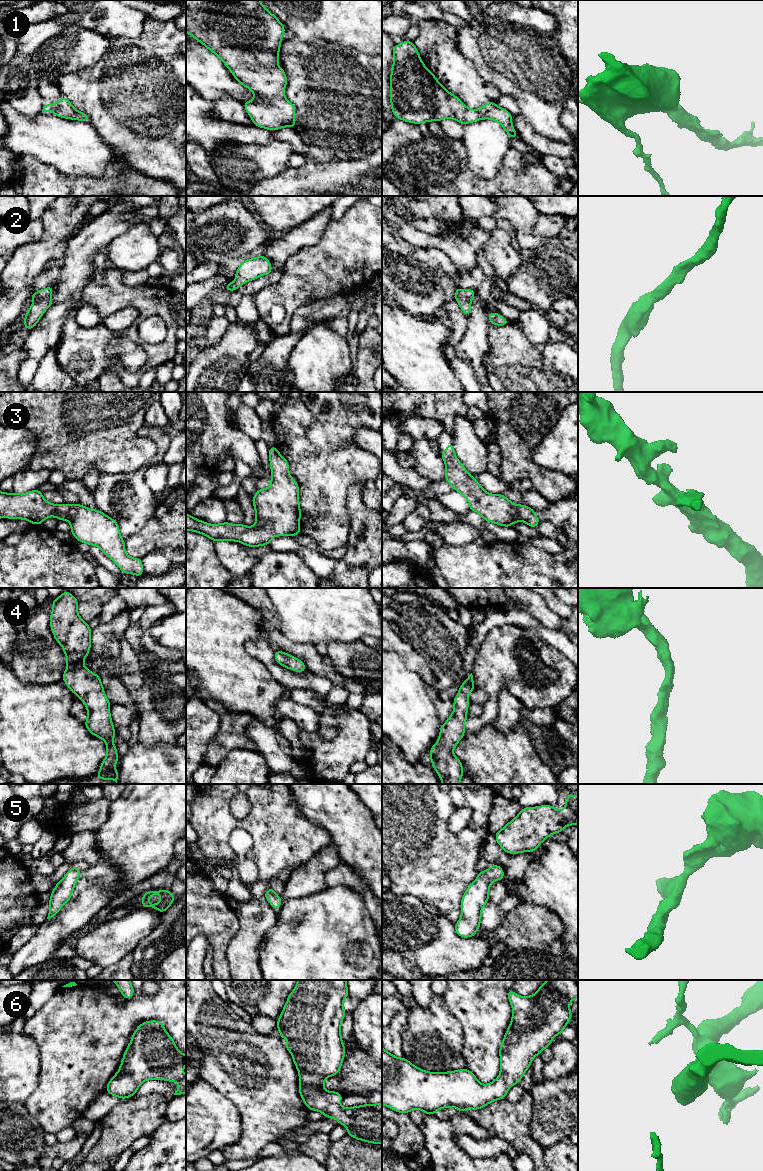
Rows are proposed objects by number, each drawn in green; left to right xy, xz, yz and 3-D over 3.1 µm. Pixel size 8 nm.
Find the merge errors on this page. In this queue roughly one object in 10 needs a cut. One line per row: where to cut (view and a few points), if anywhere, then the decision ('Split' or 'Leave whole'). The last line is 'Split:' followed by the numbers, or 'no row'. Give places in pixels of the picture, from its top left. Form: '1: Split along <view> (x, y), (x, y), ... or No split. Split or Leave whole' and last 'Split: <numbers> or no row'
1: No split. Leave whole
2: No split. Leave whole
3: No split. Leave whole
4: No split. Leave whole
5: No split. Leave whole
6: No split. Leave whole
Split: no row

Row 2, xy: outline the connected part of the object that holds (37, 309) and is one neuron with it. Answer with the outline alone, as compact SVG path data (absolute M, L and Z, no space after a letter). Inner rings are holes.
M50 286L32 293L31 297L34 303L30 306L24 318L26 329L31 330L35 327L44 312L53 304L52 291L53 286Z

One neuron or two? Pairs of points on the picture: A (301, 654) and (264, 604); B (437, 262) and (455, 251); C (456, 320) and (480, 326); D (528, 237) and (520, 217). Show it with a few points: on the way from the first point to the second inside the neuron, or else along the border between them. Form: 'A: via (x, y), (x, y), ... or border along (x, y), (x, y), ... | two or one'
A: via (287, 645), (274, 632), (274, 621), (272, 618) | one
B: border along (425, 247), (440, 249), (449, 258), (457, 272) | two
C: border along (467, 317), (467, 327), (457, 345) | two
D: via (524, 232), (523, 222) | one

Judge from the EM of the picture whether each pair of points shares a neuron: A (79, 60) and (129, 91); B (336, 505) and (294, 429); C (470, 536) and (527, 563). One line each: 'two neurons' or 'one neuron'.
A: two neurons
B: one neuron
C: two neurons

